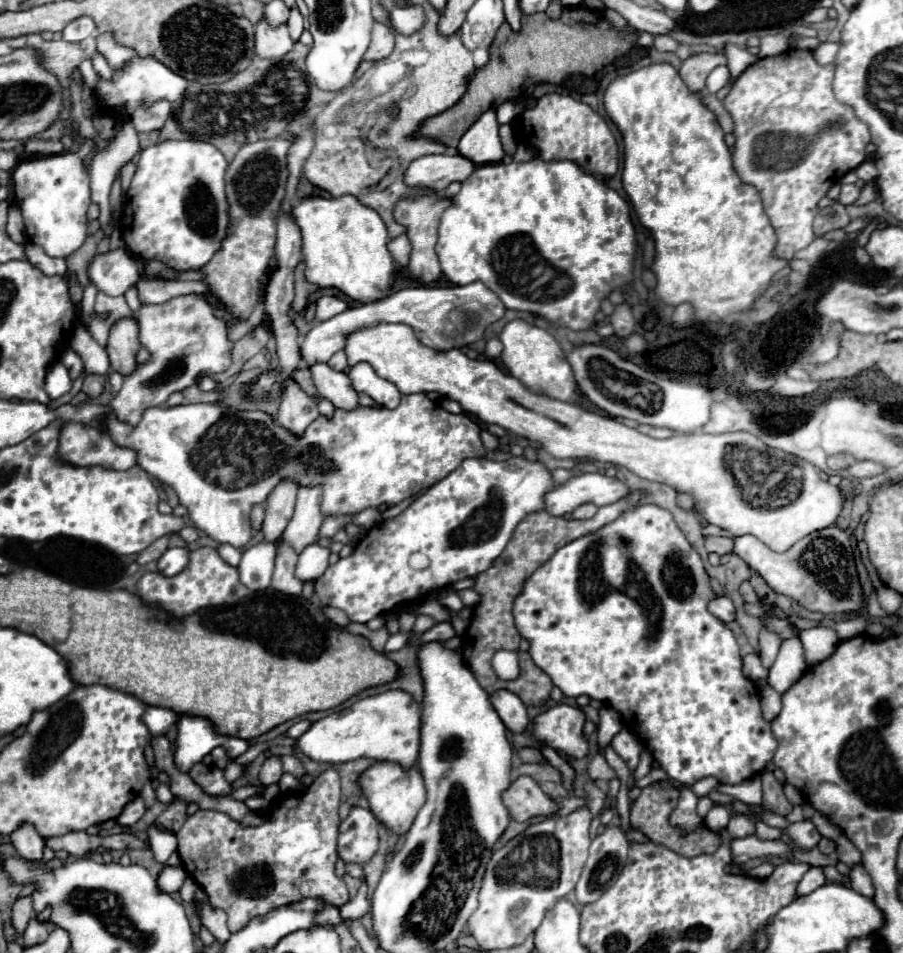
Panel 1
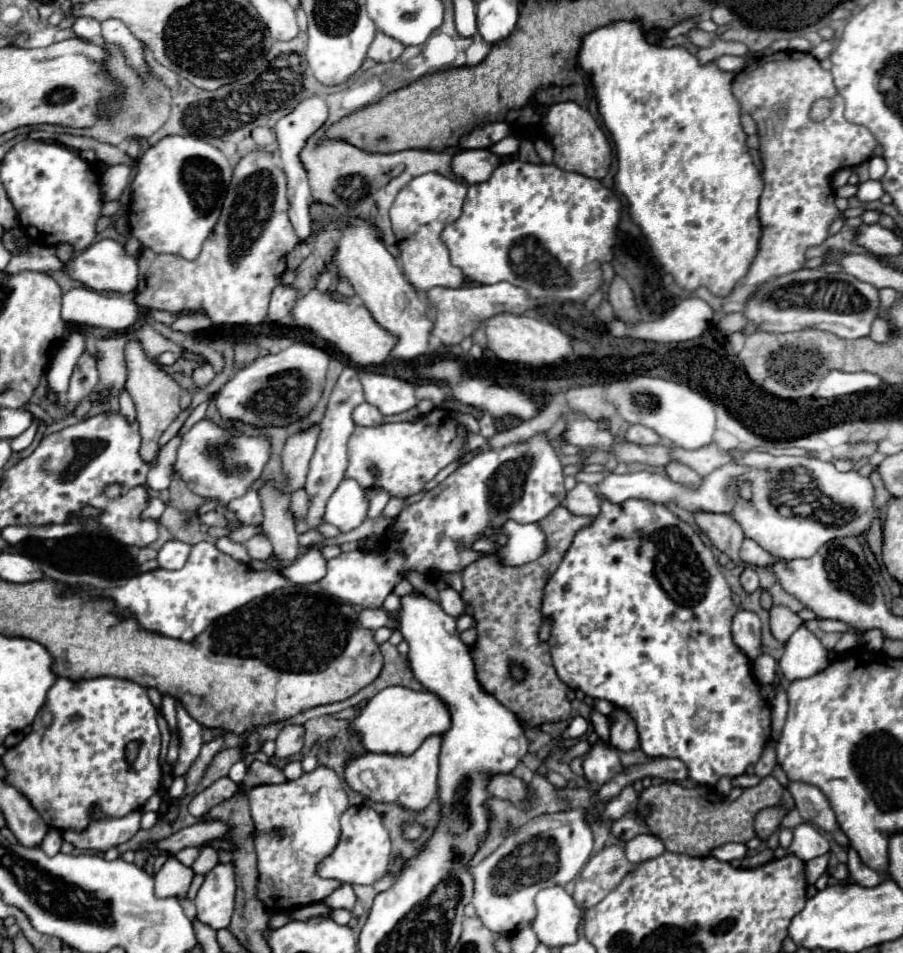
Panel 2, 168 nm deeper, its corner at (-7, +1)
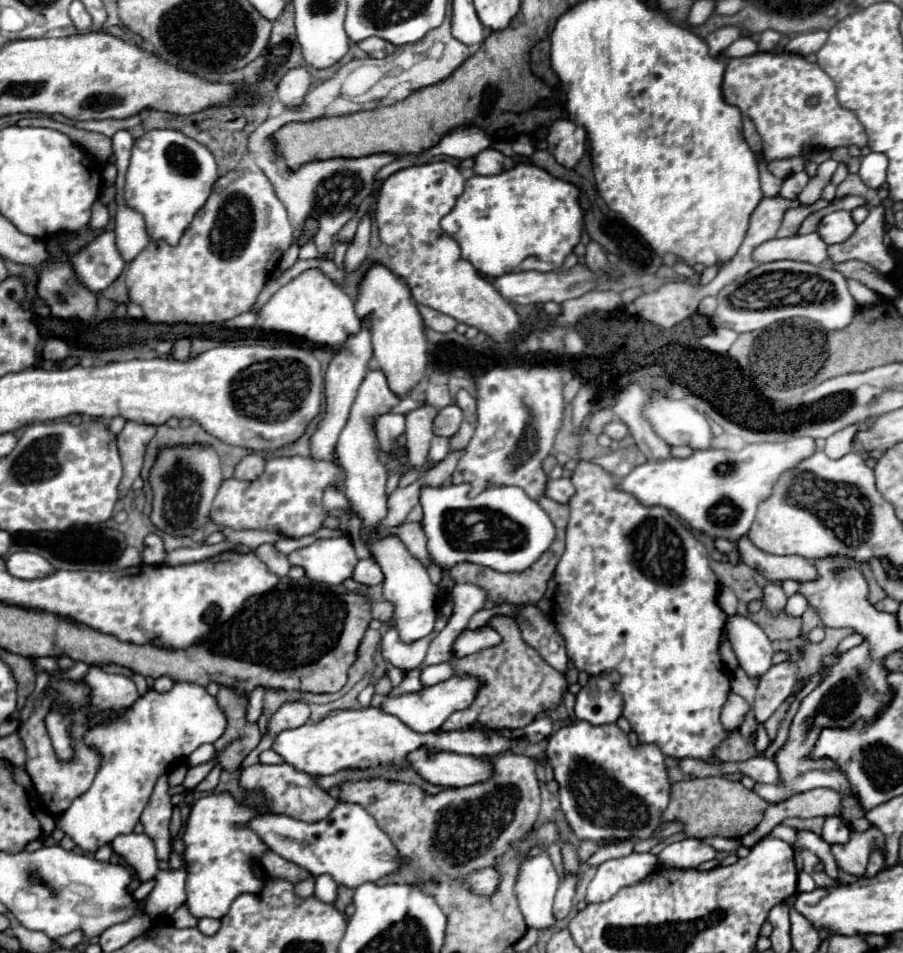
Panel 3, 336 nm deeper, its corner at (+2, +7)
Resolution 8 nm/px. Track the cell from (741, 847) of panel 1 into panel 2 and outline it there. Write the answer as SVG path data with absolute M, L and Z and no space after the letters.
M728 843L728 845L722 845L722 847L714 849L714 853L710 853L710 855L714 855L720 861L744 859L748 855L748 847L744 843Z

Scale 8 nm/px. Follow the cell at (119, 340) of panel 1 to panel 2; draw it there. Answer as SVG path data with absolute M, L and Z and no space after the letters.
M130 339L124 347L124 355L126 355L126 389L130 393L130 397L134 399L136 405L136 419L140 423L140 435L142 435L142 447L140 447L140 455L146 463L152 461L152 457L158 451L158 439L160 435L168 429L168 425L180 415L180 393L182 387L152 359L148 357L148 353L144 351L142 343L136 339Z

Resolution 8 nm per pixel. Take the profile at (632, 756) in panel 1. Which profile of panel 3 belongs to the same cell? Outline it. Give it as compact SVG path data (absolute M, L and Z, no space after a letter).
M603 673L589 677L587 685L581 687L575 701L575 717L591 725L615 723L623 709L623 699L615 685L619 683L617 673Z

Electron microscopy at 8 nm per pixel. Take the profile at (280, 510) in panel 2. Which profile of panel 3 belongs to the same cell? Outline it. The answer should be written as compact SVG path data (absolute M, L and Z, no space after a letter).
M257 453L245 455L237 465L235 465L235 477L237 479L257 479L261 471L265 469L265 459Z

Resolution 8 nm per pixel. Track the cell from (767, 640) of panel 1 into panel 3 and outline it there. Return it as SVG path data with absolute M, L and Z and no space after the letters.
M775 583L765 585L765 589L763 589L763 605L765 605L769 611L773 611L773 613L783 611L785 603L787 603L787 597L785 597L781 585L775 585Z

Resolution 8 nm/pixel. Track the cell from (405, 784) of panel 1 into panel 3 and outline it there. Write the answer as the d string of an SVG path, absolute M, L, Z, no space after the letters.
M357 709L357 711L335 711L329 717L317 721L317 723L305 723L297 729L281 731L275 739L271 749L279 753L287 765L295 767L297 771L309 773L309 775L331 775L347 767L375 767L379 763L385 765L407 765L405 757L409 751L427 745L431 749L443 749L443 751L457 751L465 755L499 755L503 751L511 751L517 747L519 739L509 739L499 733L487 733L479 729L471 731L451 731L451 733L415 733L409 727L405 727L397 717L383 713L381 709Z

